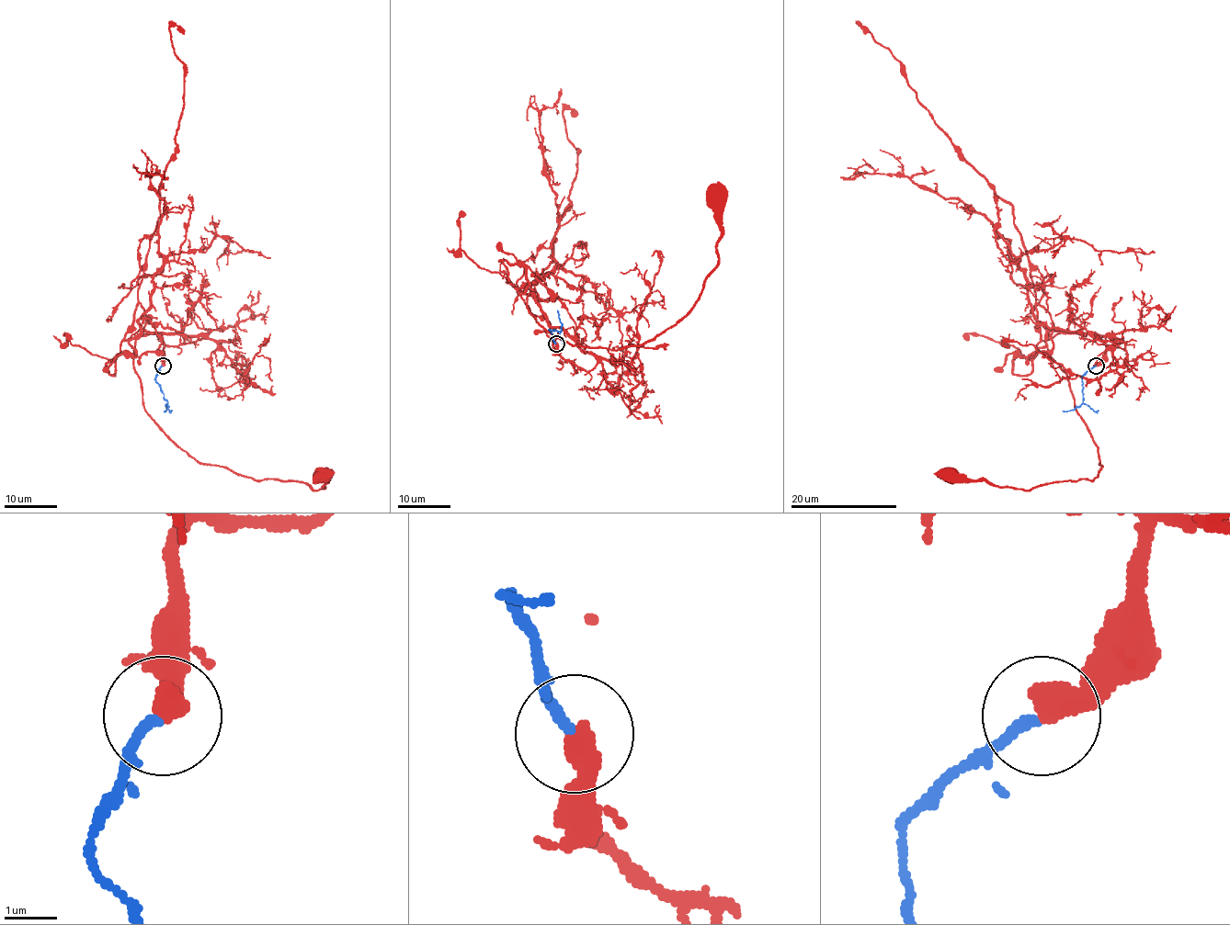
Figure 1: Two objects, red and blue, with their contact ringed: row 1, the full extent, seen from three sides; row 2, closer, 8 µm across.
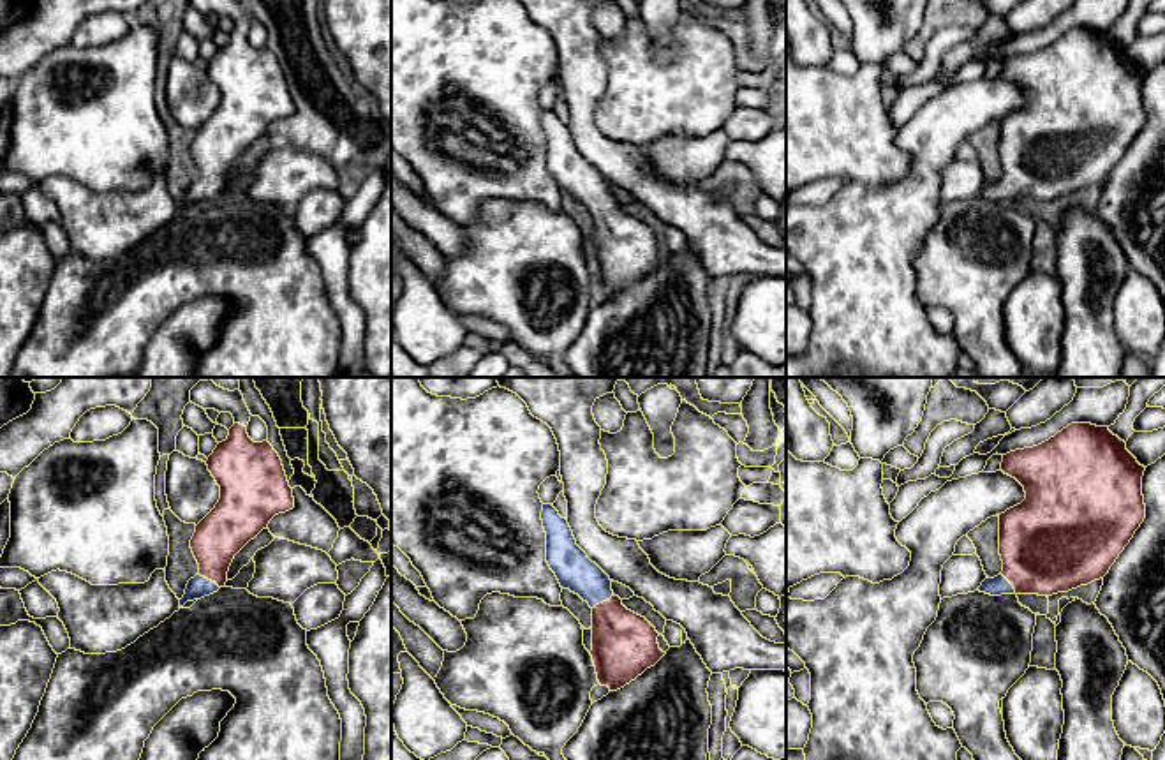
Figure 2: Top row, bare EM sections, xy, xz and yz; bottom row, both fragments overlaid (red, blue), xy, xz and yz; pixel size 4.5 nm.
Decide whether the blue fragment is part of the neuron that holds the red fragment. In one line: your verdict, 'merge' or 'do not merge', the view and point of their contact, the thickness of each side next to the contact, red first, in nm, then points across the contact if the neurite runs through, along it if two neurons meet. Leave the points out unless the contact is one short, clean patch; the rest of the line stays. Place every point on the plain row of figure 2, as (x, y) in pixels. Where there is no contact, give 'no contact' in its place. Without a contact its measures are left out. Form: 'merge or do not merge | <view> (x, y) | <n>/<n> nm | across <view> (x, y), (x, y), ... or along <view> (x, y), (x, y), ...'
merge | xz (603, 207) | 300/170 nm | across xz (624, 249), (603, 207), (571, 171)

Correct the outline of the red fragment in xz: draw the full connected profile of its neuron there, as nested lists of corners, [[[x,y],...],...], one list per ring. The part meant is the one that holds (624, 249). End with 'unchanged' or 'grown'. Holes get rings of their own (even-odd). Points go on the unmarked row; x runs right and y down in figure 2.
[[[543,109],[543,132],[546,138],[546,168],[555,178],[562,194],[578,199],[592,213],[592,266],[597,286],[617,296],[654,272],[666,257],[659,254],[656,233],[642,220],[627,215],[622,205],[613,199],[610,182],[592,168],[576,150],[566,123],[552,109]]]; grown

